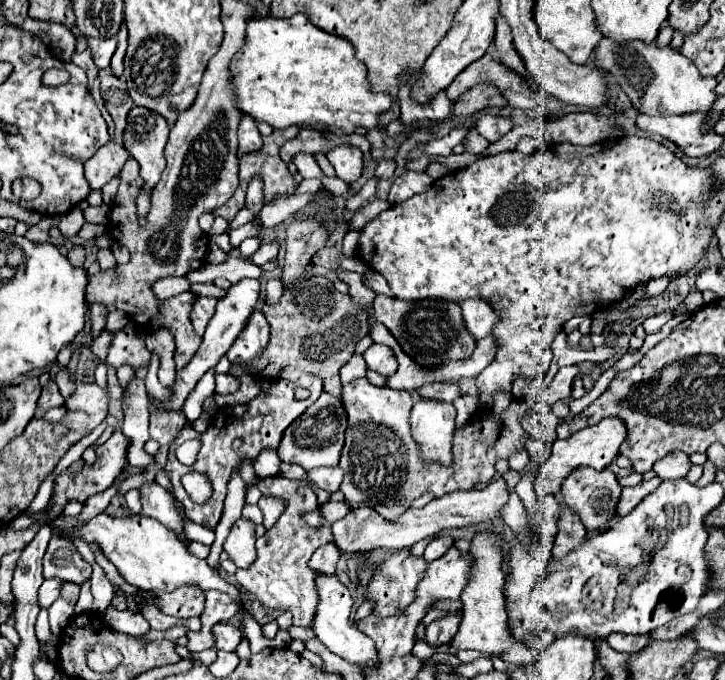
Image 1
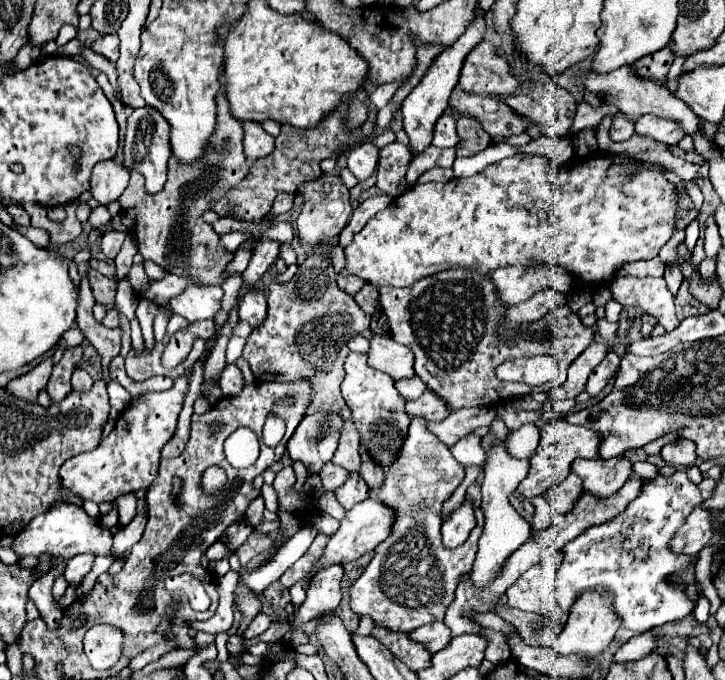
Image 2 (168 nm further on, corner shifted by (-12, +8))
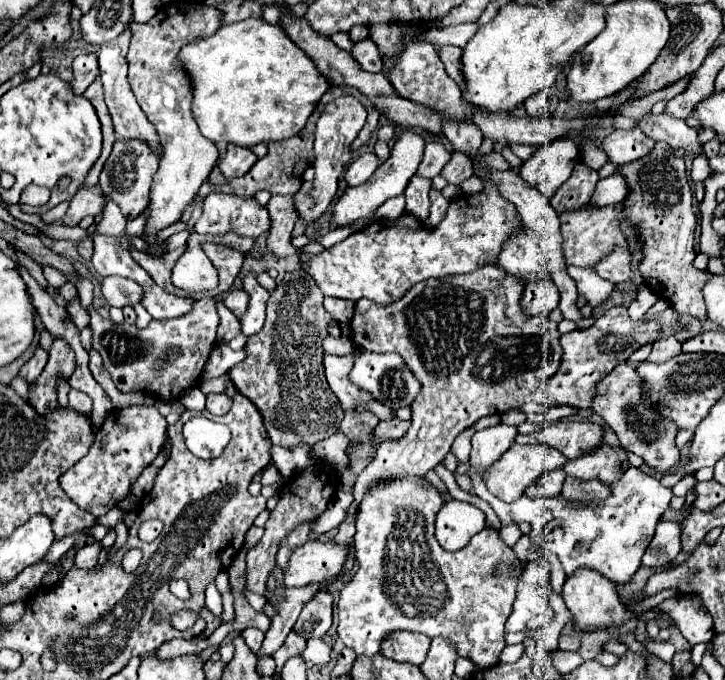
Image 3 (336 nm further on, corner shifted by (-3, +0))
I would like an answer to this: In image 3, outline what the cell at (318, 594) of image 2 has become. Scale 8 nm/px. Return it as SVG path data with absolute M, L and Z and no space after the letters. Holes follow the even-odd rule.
M319 592L319 596L315 596L315 600L311 600L311 604L307 604L307 608L303 608L303 612L299 614L297 622L293 624L293 632L303 636L305 640L323 638L331 628L331 600L331 594Z

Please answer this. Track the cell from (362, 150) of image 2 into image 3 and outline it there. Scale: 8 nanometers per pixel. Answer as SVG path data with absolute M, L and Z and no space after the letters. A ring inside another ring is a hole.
M363 154L361 158L353 160L345 170L345 180L349 186L361 186L371 178L371 174L379 168L379 158L375 154Z

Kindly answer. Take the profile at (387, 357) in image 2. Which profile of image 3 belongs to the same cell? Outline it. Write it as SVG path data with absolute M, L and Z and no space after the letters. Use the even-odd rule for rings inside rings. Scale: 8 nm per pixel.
M355 350L355 366L349 372L349 380L369 392L373 396L373 400L385 404L391 410L399 410L405 406L411 406L415 396L421 390L421 382L411 374L411 370L407 368L407 364L403 362L403 358L395 352L387 352L387 354L373 354L373 352L363 352L363 350Z

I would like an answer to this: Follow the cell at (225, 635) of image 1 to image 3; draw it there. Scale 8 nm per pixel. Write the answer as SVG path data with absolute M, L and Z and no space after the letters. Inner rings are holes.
M247 628L247 630L243 630L241 636L243 636L243 640L245 640L245 644L249 646L251 652L257 652L261 648L263 638L265 638L265 634L261 630L257 630L257 628Z

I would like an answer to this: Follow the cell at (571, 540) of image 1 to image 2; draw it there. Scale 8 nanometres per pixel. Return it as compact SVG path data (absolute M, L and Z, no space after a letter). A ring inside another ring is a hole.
M572 472L568 474L568 478L560 484L556 484L556 488L552 488L548 494L552 496L552 506L556 514L566 516L574 504L580 500L584 488L582 488L582 480L576 478Z

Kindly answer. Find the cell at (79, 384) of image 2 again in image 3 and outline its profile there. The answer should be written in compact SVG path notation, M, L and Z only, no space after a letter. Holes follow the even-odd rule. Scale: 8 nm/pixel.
M71 390L71 392L69 392L69 404L71 404L71 408L73 408L77 414L83 414L83 416L91 414L91 398L89 398L87 394L81 394L81 392Z

